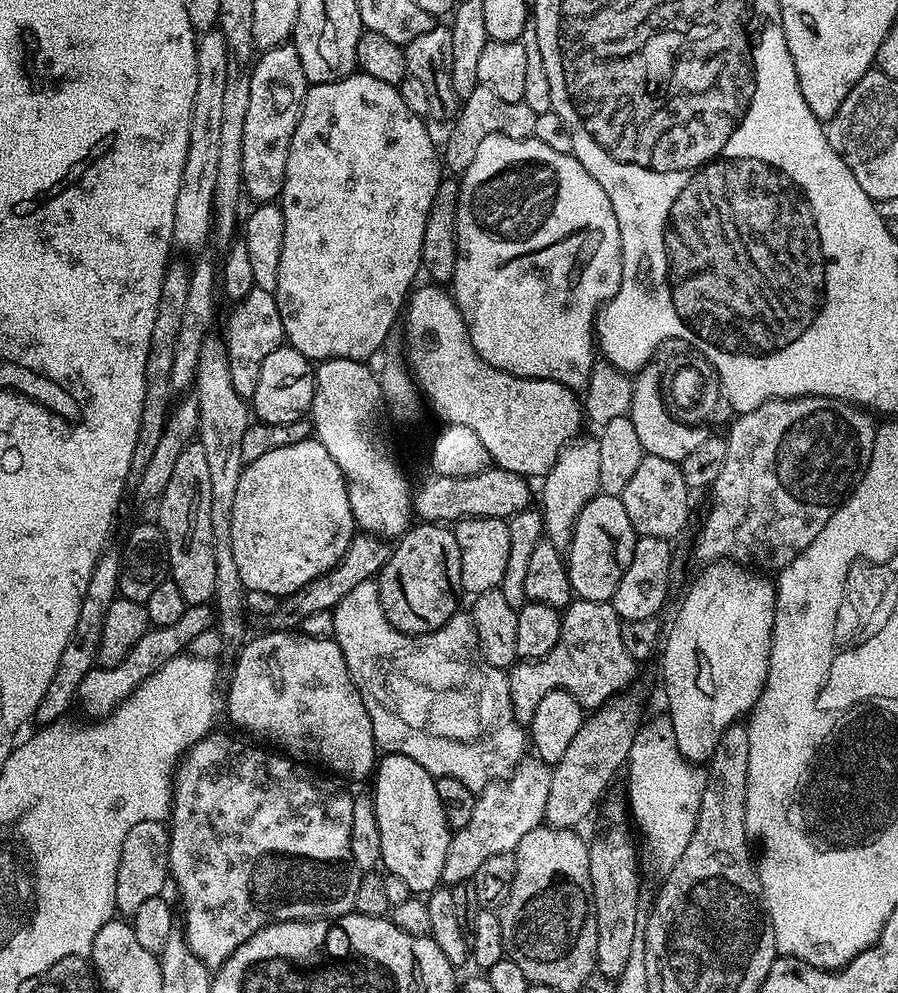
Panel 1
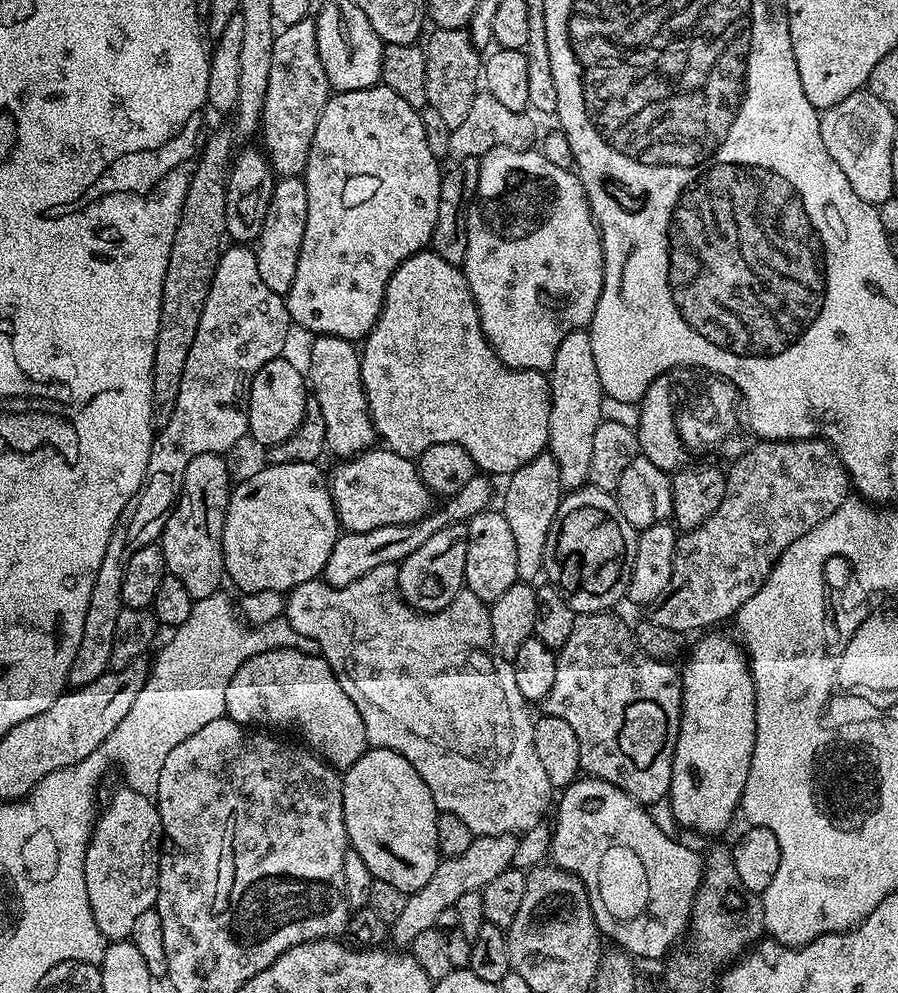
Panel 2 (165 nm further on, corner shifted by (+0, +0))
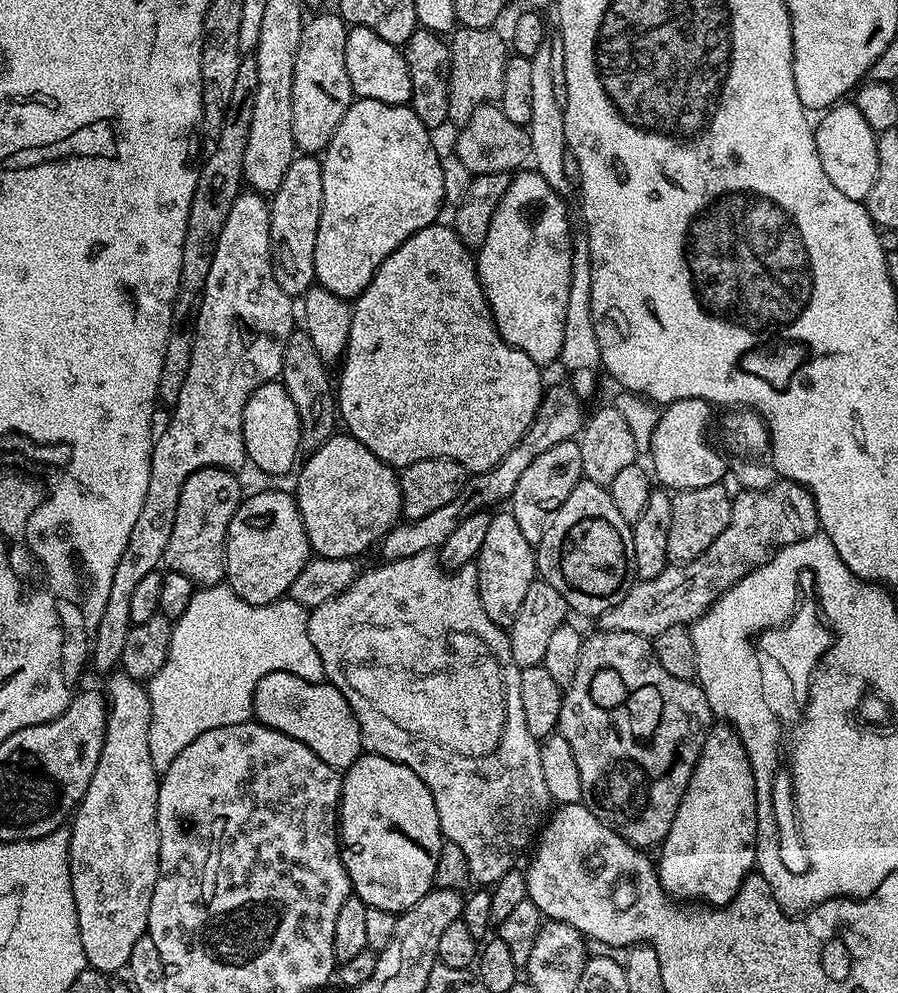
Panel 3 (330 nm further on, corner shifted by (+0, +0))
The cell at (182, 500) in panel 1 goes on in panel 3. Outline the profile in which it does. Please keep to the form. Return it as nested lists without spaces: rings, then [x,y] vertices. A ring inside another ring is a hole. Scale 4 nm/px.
[[[226,468],[194,470],[178,498],[174,530],[170,530],[163,563],[167,571],[186,574],[197,586],[216,586],[225,579],[224,545],[228,543],[228,527],[242,499],[240,484],[232,476],[235,475]]]

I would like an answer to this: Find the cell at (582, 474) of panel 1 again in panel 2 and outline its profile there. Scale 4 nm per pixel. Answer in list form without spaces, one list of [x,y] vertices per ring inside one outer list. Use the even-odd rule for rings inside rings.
[[[587,331],[571,332],[562,338],[550,369],[550,387],[552,409],[547,451],[558,462],[561,489],[575,490],[589,483],[594,430],[598,430],[600,425],[602,400],[605,398],[604,387],[598,378],[598,366],[594,366],[592,337]]]

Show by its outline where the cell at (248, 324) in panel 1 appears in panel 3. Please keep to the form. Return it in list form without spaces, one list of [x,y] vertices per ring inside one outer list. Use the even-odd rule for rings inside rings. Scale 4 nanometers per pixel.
[[[251,190],[241,191],[240,196],[234,198],[234,206],[230,206],[230,218],[226,218],[226,226],[222,226],[222,234],[218,234],[218,242],[210,262],[210,274],[206,274],[206,290],[202,294],[200,313],[196,315],[196,337],[190,354],[190,370],[186,370],[186,382],[182,382],[182,394],[178,394],[178,402],[171,409],[172,421],[165,426],[164,433],[161,436],[159,433],[155,437],[152,446],[152,461],[150,462],[150,486],[146,486],[146,502],[142,502],[142,510],[138,514],[138,522],[134,522],[134,530],[130,530],[130,542],[126,542],[126,550],[122,550],[122,558],[118,561],[118,570],[114,570],[114,582],[110,582],[110,596],[106,598],[106,608],[102,610],[102,622],[98,622],[98,630],[92,639],[90,664],[91,667],[94,666],[98,671],[104,672],[103,674],[111,673],[119,665],[122,658],[122,649],[126,646],[126,634],[133,625],[130,618],[130,594],[134,594],[134,586],[138,586],[138,581],[146,578],[146,574],[155,572],[161,567],[164,551],[170,542],[170,530],[174,530],[178,498],[182,494],[182,486],[186,482],[186,478],[190,478],[190,474],[194,474],[194,470],[199,468],[237,470],[236,468],[245,467],[246,457],[244,454],[244,439],[242,438],[242,414],[246,410],[246,402],[250,398],[250,394],[254,390],[258,390],[258,386],[277,379],[282,370],[282,354],[286,350],[286,342],[290,338],[290,334],[294,331],[294,324],[292,324],[292,304],[294,304],[294,300],[293,297],[284,293],[282,286],[278,286],[278,282],[274,278],[269,207],[269,201],[261,193]]]

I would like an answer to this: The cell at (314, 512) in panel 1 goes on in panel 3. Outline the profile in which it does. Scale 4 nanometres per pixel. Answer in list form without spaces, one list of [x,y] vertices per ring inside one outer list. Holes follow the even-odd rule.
[[[291,491],[256,492],[253,496],[245,495],[241,499],[238,510],[228,527],[228,543],[224,545],[224,575],[226,577],[226,584],[227,587],[234,590],[234,594],[238,594],[238,598],[242,598],[251,604],[272,604],[274,601],[281,599],[287,593],[289,586],[294,582],[294,578],[298,578],[298,574],[302,574],[302,566],[306,566],[308,559],[310,559],[310,549],[308,539],[306,538],[306,530],[302,526],[302,518],[296,505],[296,497]]]

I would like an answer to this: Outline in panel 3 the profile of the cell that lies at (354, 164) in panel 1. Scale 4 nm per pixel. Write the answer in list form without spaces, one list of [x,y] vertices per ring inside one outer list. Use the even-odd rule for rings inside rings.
[[[353,99],[342,114],[334,138],[322,153],[322,218],[318,222],[318,242],[314,242],[315,283],[352,302],[374,278],[378,266],[402,242],[418,230],[437,223],[440,207],[445,207],[441,153],[432,145],[433,133],[410,106],[373,100]]]

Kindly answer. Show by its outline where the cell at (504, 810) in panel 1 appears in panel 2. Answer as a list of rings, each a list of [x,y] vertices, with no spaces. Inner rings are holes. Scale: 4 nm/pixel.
[[[515,835],[481,836],[473,839],[470,850],[458,854],[458,858],[441,859],[440,865],[434,870],[434,874],[430,874],[430,882],[426,882],[426,886],[422,886],[418,891],[411,893],[402,914],[398,914],[398,918],[391,921],[391,943],[396,943],[393,944],[396,946],[412,945],[414,938],[418,938],[418,934],[422,934],[422,930],[430,930],[440,924],[442,913],[455,908],[458,898],[462,898],[462,894],[479,892],[487,884],[494,882],[494,878],[498,878],[498,874],[502,874],[512,867],[516,841]]]

